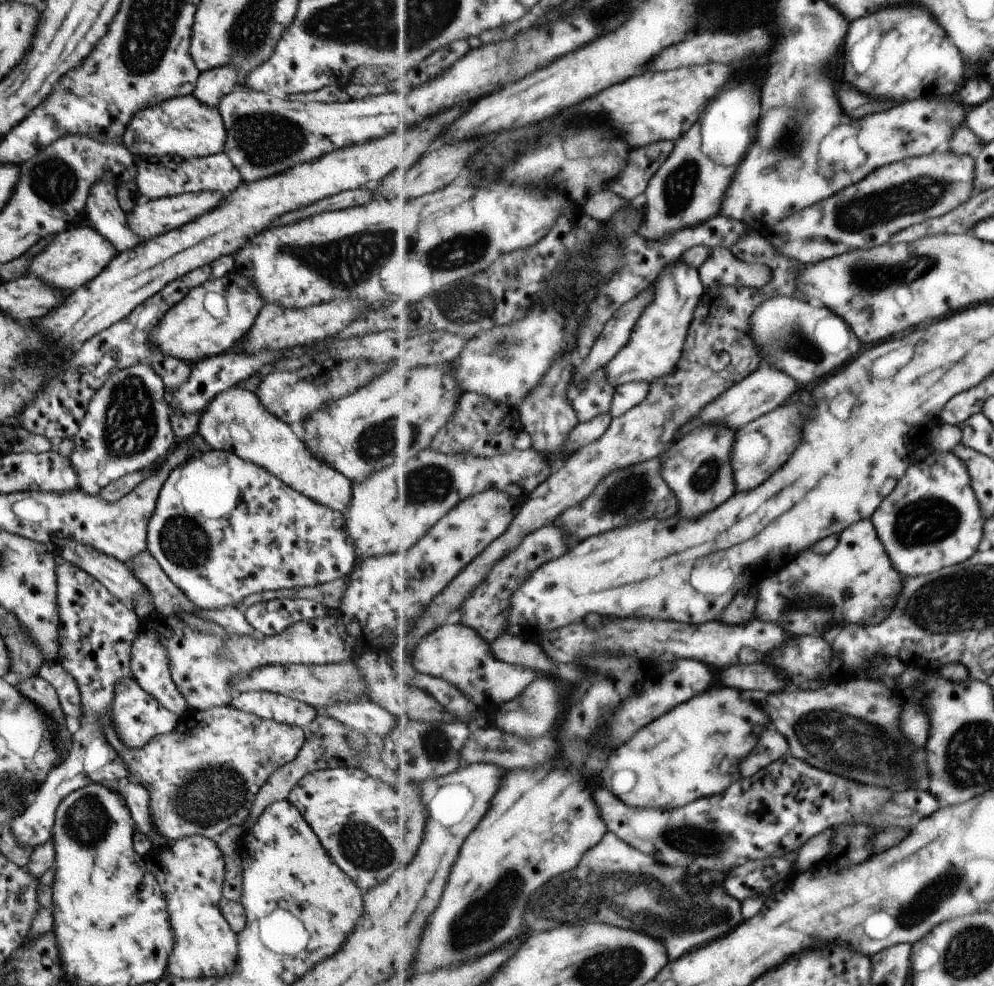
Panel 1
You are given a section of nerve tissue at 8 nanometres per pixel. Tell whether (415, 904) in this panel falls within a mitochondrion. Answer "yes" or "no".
no

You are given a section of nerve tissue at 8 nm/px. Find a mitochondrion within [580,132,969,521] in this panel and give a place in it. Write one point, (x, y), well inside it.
(914, 197)

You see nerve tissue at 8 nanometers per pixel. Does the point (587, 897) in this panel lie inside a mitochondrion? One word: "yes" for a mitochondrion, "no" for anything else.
yes

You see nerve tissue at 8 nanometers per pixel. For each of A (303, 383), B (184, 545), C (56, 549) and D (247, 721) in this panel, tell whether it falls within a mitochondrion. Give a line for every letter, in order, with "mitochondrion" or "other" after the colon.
A: other
B: mitochondrion
C: other
D: other

